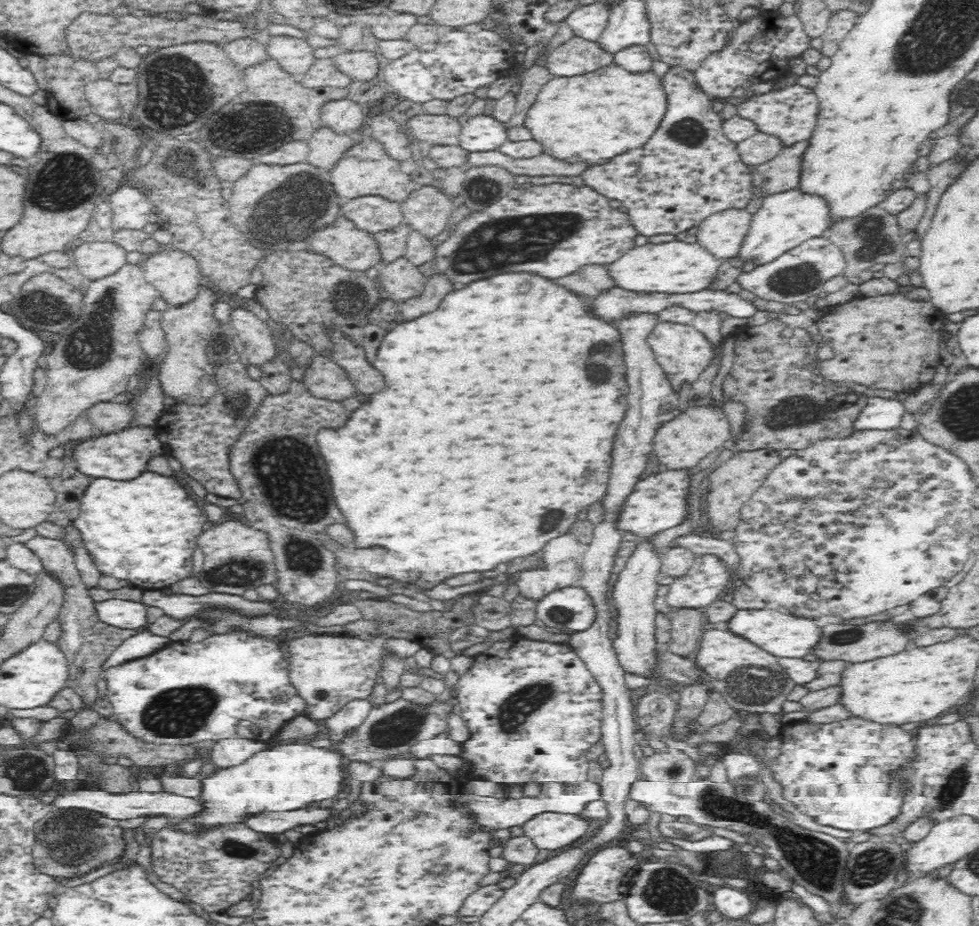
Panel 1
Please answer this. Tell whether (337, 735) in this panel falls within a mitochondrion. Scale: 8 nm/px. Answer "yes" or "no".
no

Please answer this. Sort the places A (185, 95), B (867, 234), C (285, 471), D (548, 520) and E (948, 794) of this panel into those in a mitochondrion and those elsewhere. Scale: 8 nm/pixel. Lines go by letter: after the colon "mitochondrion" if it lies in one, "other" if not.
A: mitochondrion
B: mitochondrion
C: mitochondrion
D: mitochondrion
E: mitochondrion

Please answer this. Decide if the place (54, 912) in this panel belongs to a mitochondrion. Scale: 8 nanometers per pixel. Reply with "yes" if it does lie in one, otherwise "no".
no

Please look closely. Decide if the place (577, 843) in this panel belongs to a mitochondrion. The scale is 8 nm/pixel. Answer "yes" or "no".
no

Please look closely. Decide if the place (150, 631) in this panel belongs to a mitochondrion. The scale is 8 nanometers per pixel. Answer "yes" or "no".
no

